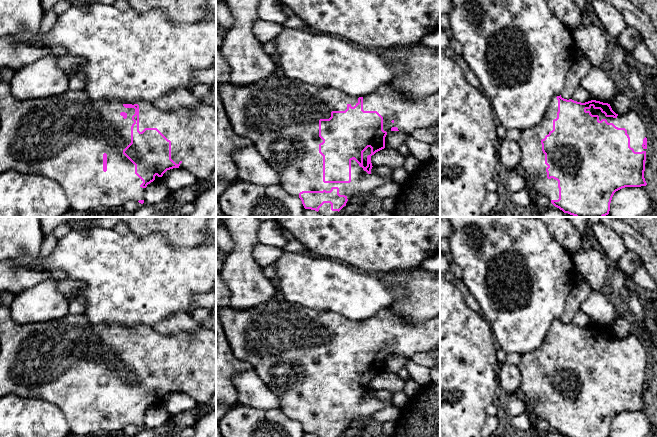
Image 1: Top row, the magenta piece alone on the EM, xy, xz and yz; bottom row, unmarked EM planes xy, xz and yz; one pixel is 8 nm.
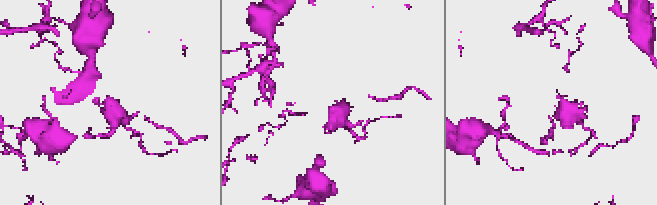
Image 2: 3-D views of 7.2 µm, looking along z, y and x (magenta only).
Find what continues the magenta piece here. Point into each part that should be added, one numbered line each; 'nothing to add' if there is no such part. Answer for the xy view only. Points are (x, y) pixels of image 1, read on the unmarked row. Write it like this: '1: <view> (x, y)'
1: xy (63, 361)

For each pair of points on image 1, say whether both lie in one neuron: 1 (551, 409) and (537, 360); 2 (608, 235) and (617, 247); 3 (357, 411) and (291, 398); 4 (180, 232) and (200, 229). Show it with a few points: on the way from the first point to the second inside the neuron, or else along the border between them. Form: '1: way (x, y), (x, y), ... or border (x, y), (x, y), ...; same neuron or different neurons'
1: way (538, 398), (535, 394), (535, 373); same neuron
2: way (608, 238), (614, 244); same neuron
3: way (341, 410), (318, 409), (307, 399); same neuron
4: way (185, 229), (195, 229); same neuron

